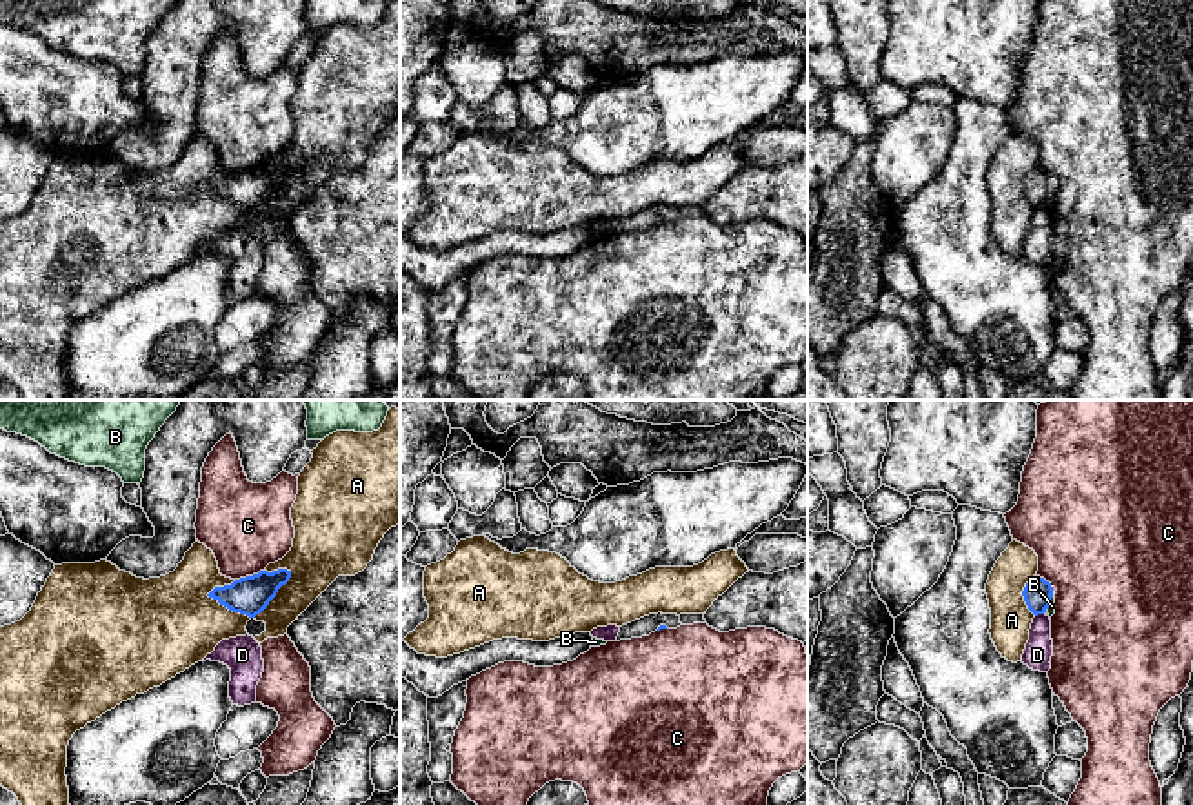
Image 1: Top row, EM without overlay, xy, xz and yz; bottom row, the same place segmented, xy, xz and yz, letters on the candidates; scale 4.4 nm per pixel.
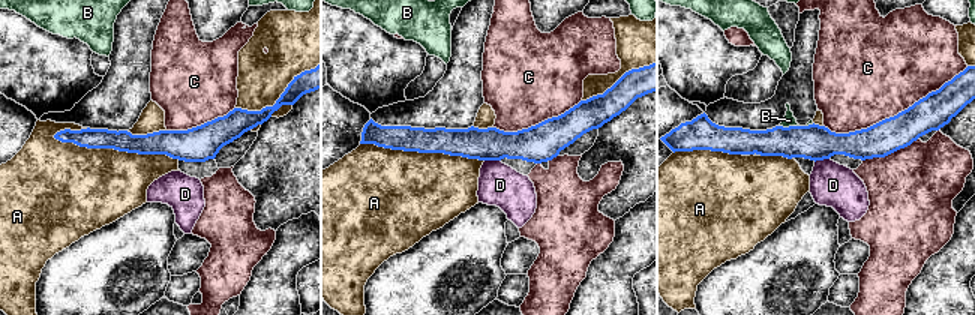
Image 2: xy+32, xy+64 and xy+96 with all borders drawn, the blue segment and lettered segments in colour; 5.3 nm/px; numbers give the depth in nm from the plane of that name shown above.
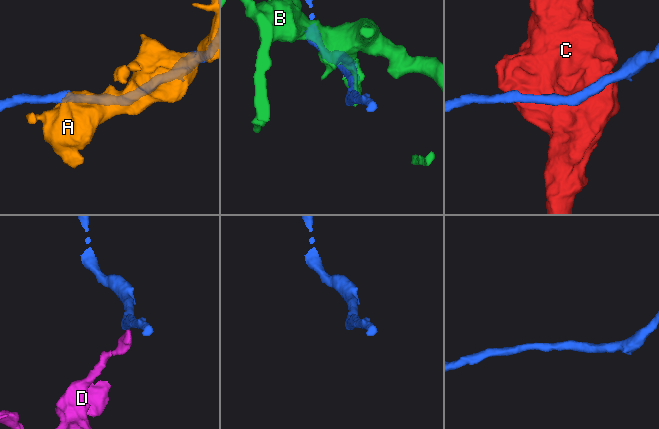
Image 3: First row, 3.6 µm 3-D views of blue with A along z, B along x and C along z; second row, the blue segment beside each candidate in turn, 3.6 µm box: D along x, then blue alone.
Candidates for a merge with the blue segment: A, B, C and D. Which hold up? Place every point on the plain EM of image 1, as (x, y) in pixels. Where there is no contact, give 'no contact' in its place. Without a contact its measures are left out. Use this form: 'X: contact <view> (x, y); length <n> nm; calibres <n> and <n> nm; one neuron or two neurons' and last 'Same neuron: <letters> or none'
A: contact xy (275, 188); length 280 nm; calibres 170 and 240 nm; two neurons
B: contact yz (1050, 193); length 80 nm; calibres 130 and 30 nm; two neurons
C: contact xy (248, 169); length 140 nm; calibres 170 and 380 nm; two neurons
D: contact yz (1039, 206); length 40 nm; calibres 130 and 130 nm; two neurons
Same neuron: none

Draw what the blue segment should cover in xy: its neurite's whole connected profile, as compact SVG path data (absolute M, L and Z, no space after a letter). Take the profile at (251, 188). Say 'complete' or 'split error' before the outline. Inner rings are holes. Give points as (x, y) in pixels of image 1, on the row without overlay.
complete; M287 162L260 164L258 167L235 173L231 178L215 180L207 189L233 205L255 211L269 198L289 171L291 164Z

